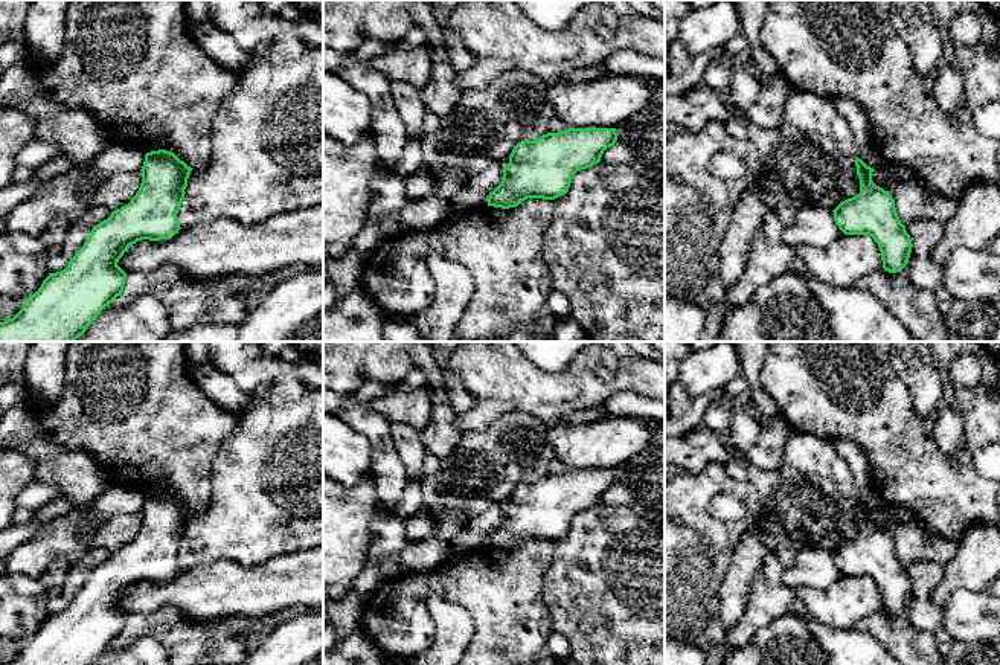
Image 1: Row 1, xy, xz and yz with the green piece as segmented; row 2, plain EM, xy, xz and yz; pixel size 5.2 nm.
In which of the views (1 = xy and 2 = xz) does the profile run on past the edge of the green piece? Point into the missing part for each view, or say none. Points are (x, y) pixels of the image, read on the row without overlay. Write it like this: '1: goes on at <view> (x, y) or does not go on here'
1: does not go on here
2: does not go on here

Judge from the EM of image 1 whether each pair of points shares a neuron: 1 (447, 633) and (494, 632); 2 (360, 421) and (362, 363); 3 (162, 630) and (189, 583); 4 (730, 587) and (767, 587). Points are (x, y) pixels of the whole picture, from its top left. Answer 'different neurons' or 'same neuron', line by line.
1: different neurons
2: same neuron
3: different neurons
4: different neurons

